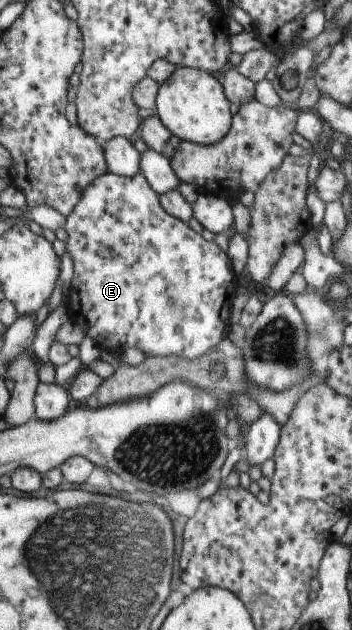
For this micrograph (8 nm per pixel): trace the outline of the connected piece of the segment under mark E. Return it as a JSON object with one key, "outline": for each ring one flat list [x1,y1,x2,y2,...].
{"outline":[[106,172,105,175,94,180,92,187,86,188,85,195,81,197,81,200,78,200,72,215,67,217,66,232,68,235,67,251,74,263,72,282,65,294,69,320,83,326,86,335,96,342,99,349,114,352,117,348,124,351,127,347,138,347,138,349,142,349,145,357,180,356,192,360,198,359,206,350,213,348,225,337,229,323,226,320,228,309,224,293,226,293,226,287,230,287,233,293,236,287,226,254,214,242,205,240,199,233,194,232,186,222,166,213,160,205,157,194,154,193,153,188,140,172,135,173,132,177,120,177,118,174]]}

